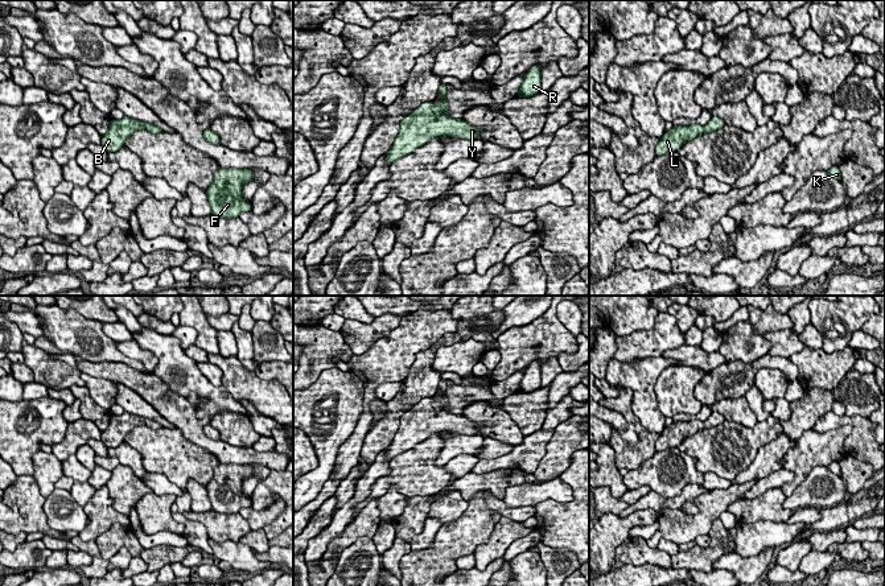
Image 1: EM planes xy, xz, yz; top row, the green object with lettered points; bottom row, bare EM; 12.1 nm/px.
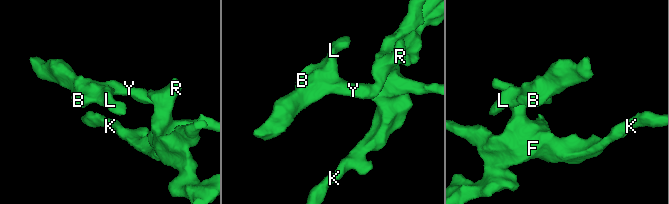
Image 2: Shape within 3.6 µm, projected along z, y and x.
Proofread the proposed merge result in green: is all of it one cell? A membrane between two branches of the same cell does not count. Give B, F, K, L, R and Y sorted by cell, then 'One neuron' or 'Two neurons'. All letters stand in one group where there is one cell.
Groups: B F K L R Y. One neuron

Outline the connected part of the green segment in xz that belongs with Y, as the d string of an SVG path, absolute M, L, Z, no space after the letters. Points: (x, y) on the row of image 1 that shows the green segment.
M440 84L439 92L441 96L439 106L435 106L432 102L421 103L402 119L399 133L387 152L387 162L392 164L398 161L436 136L452 136L468 140L479 139L479 127L444 115L449 110L448 100L445 99L446 84Z

